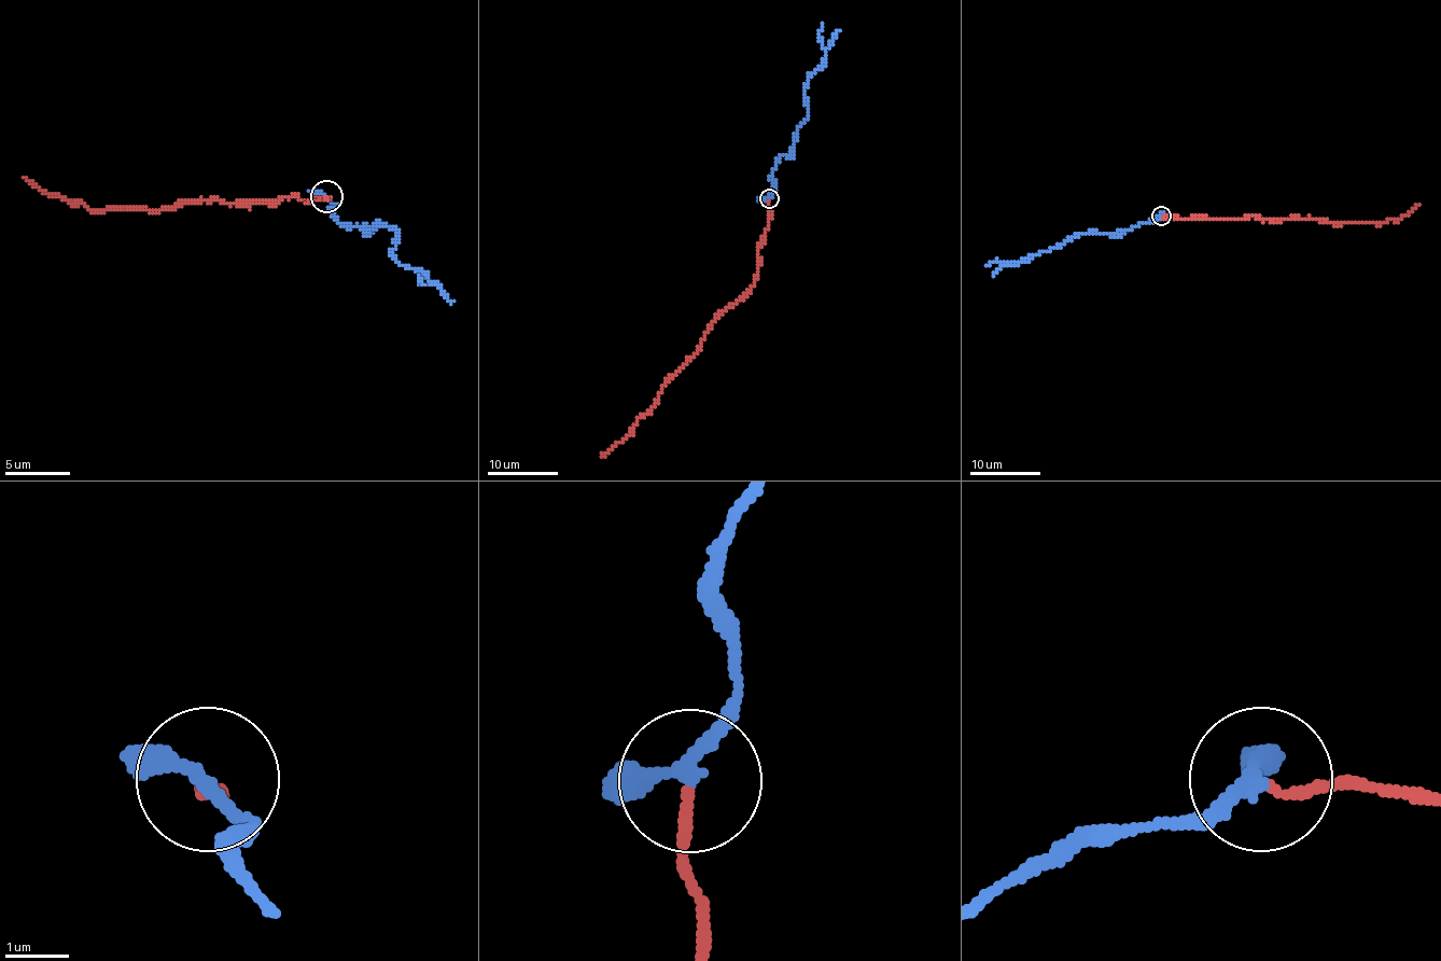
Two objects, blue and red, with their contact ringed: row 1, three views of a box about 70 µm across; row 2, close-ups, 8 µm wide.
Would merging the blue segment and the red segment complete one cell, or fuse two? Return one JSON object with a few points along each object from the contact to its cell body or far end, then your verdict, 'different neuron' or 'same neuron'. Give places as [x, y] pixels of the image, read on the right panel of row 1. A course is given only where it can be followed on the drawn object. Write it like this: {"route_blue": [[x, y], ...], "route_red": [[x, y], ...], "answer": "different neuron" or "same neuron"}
{"route_blue": [[1161, 217], [1117, 234], [1081, 232], [1020, 263], [1006, 264], [999, 261], [987, 264]], "route_red": [[1162, 217], [1213, 220], [1312, 218], [1342, 223], [1385, 223], [1399, 220], [1418, 206]], "answer": "same neuron"}

